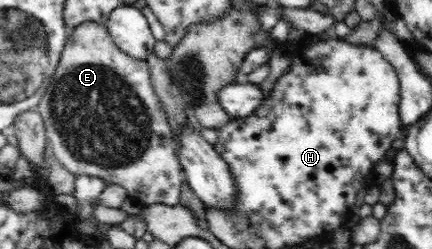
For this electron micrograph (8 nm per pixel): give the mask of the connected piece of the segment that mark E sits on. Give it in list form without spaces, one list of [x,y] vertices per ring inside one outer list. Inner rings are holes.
[[[88,20],[72,28],[50,86],[45,88],[36,111],[43,118],[52,154],[66,170],[75,175],[97,176],[107,183],[118,184],[126,189],[130,199],[142,207],[179,204],[184,174],[176,155],[169,118],[151,85],[148,63],[122,52],[112,40],[106,25]]]

